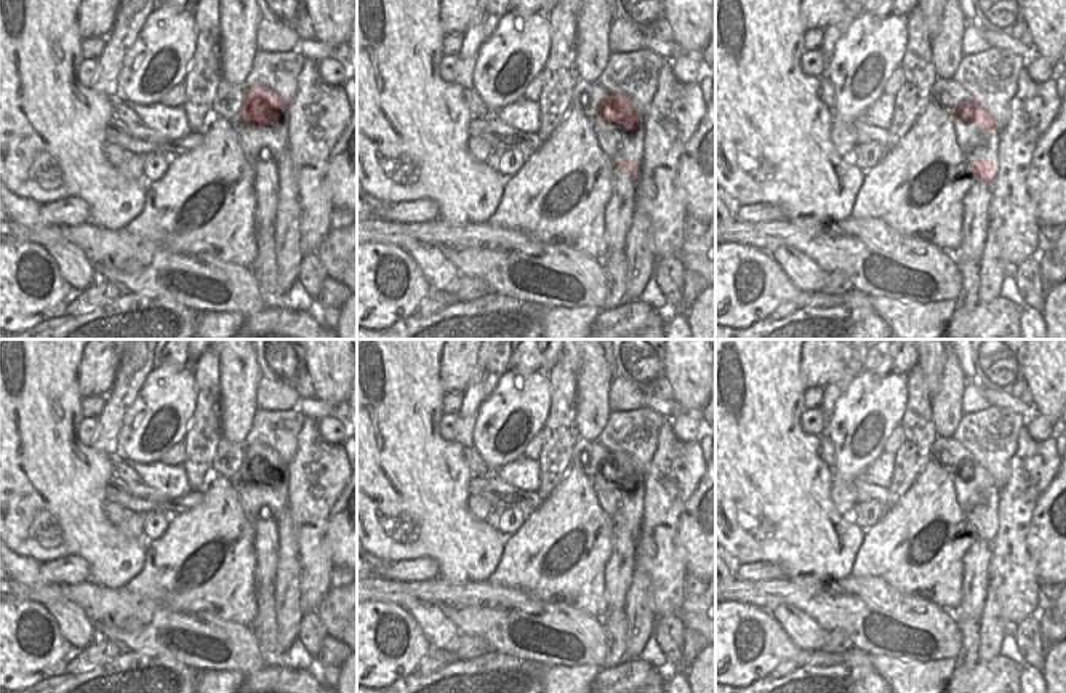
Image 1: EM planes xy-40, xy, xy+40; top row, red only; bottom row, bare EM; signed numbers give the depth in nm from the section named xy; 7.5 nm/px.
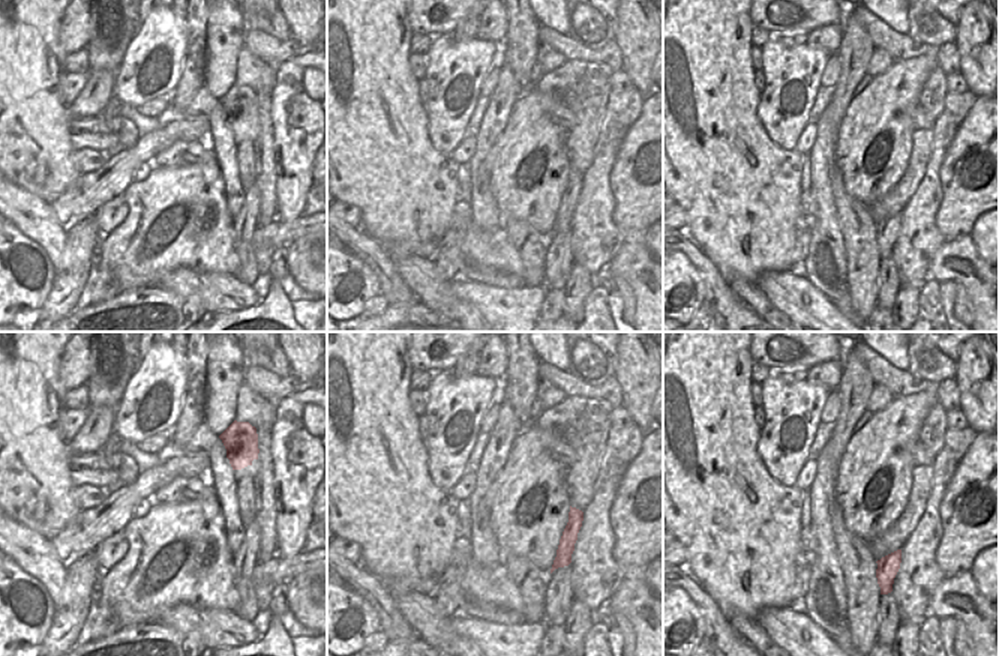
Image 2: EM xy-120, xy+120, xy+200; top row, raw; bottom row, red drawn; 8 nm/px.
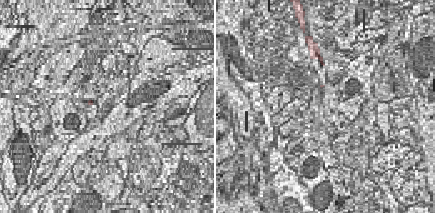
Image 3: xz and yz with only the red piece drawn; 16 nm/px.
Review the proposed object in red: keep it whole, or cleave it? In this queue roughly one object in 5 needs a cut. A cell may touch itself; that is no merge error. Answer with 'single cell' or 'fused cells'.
single cell

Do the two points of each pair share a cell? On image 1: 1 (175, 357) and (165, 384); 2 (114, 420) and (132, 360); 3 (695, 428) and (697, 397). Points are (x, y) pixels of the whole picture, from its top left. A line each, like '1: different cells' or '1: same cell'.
1: different cells
2: same cell
3: different cells

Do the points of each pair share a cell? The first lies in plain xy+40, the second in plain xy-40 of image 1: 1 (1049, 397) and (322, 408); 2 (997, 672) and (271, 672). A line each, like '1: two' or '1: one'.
1: two
2: one

